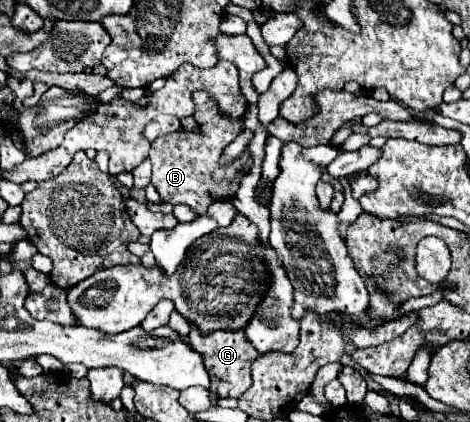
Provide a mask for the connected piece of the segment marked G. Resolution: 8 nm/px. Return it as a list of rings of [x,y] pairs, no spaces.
[[[191,327],[189,333],[191,345],[201,353],[205,361],[205,369],[211,377],[211,391],[215,391],[219,397],[235,397],[239,399],[251,385],[251,363],[261,355],[253,345],[249,345],[249,339],[243,331],[215,331],[207,337],[203,337],[197,327]]]

